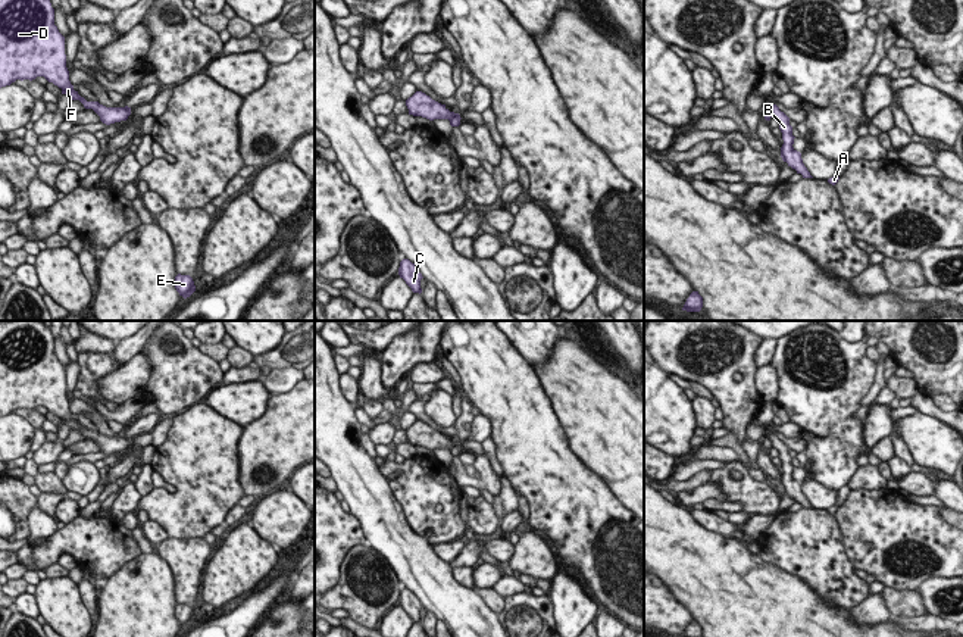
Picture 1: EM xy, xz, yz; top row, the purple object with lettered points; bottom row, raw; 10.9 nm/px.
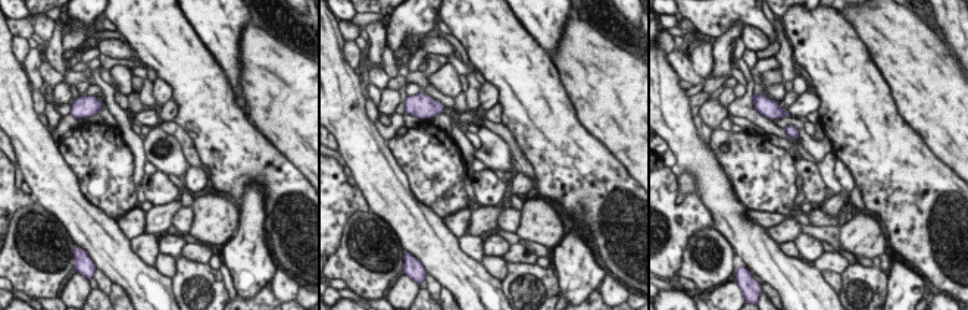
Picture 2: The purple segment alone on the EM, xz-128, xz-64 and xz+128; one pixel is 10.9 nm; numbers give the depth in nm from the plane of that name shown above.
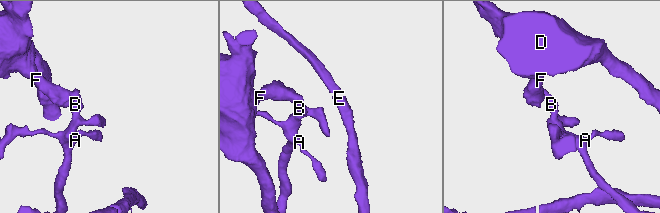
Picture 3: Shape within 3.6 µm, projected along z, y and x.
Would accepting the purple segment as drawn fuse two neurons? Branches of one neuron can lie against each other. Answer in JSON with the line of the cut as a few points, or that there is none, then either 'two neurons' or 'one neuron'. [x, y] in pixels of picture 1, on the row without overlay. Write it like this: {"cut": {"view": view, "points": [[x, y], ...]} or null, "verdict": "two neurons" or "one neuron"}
{"cut": {"view": "xz", "points": [[459, 445], [449, 449]]}, "verdict": "two neurons"}

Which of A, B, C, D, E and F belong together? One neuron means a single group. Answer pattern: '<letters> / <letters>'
A B E / C D F

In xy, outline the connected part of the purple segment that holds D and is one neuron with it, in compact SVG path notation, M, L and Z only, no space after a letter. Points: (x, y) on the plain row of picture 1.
M37 321L0 324L0 418L16 409L44 406L71 430L93 438L106 455L126 450L131 440L87 431L74 419L66 397L65 366L54 355L50 328Z

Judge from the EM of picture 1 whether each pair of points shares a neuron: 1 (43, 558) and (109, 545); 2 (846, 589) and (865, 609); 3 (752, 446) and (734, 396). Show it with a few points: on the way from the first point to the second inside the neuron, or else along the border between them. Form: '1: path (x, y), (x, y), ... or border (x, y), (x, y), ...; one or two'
1: path (59, 545), (93, 545); one
2: border (871, 595), (851, 609); two
3: border (747, 437), (741, 443); two

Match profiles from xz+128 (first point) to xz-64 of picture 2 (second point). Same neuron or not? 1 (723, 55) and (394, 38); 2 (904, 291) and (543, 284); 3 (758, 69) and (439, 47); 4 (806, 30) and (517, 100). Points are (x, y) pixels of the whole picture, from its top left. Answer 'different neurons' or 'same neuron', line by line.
1: same neuron
2: different neurons
3: different neurons
4: same neuron

